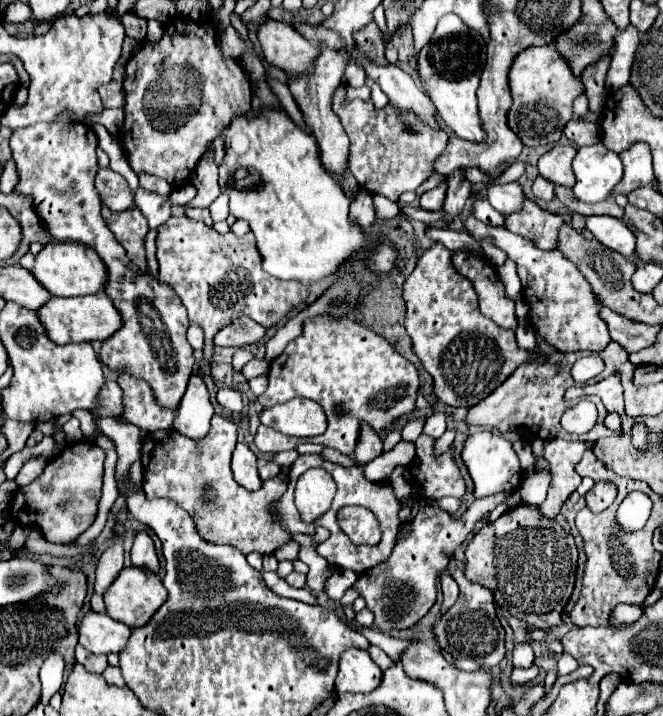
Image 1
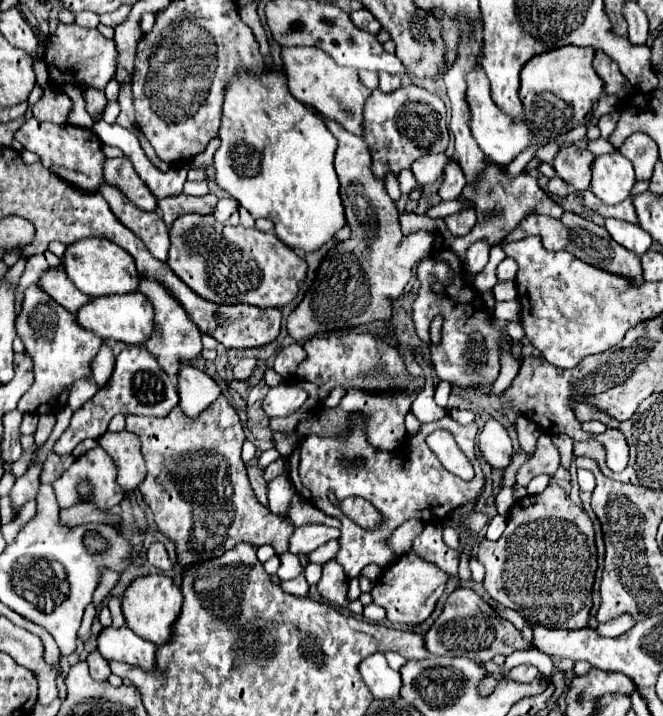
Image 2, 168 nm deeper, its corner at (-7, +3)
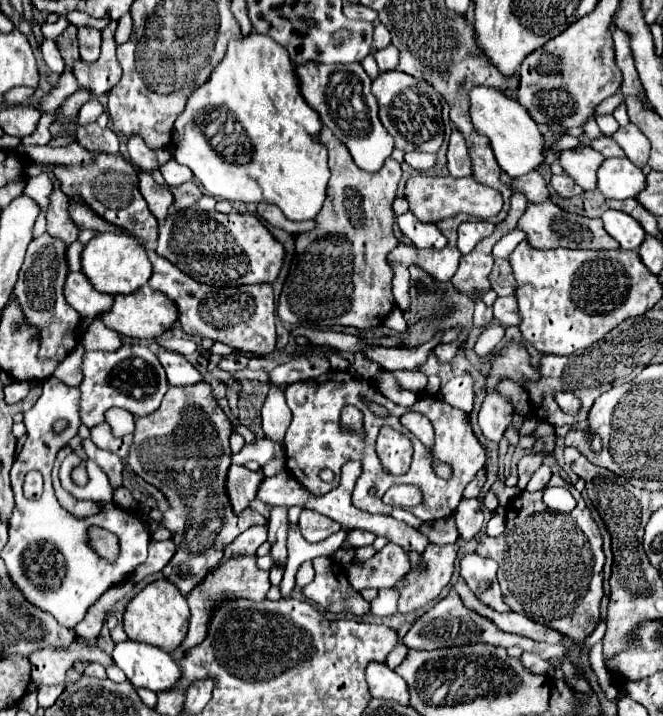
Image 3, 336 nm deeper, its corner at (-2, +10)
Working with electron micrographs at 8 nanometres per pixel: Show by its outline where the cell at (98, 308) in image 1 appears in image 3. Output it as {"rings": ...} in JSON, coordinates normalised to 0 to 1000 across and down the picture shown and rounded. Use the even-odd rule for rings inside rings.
{"rings":[[[216,399],[216,405],[207,405],[204,411],[179,411],[173,413],[173,422],[161,439],[152,441],[155,453],[167,461],[173,461],[183,469],[195,472],[234,472],[252,458],[258,458],[267,447],[267,427],[249,416],[249,411],[228,405],[225,399]]]}

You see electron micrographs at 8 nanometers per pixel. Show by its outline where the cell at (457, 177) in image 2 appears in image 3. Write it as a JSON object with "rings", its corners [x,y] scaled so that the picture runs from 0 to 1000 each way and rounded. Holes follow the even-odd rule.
{"rings":[[[686,182],[677,193],[677,207],[674,207],[674,237],[677,246],[683,249],[698,249],[710,246],[710,226],[707,226],[707,212],[701,204],[698,190]]]}

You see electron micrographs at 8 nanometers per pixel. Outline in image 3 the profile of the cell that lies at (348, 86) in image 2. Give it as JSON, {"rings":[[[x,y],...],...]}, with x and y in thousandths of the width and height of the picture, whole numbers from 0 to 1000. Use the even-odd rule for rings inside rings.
{"rings":[[[463,87],[445,92],[454,134],[478,154],[484,170],[526,207],[535,229],[551,240],[572,240],[593,212],[593,193],[569,165],[569,142],[560,131],[560,109],[544,89],[478,89]]]}

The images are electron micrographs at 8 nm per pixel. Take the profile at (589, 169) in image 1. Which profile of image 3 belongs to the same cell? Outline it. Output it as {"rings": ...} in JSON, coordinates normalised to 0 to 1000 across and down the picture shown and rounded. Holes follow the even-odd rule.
{"rings":[[[943,218],[913,221],[900,237],[900,263],[913,277],[955,277],[973,263],[973,243]]]}

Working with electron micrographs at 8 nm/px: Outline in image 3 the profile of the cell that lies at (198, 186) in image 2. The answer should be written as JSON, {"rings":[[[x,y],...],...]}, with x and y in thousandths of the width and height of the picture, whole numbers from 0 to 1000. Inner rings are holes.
{"rings":[[[264,223],[252,226],[252,229],[243,235],[243,243],[246,243],[246,249],[249,249],[252,260],[273,260],[273,257],[279,257],[279,254],[291,251],[288,237],[282,237],[279,232],[267,229]]]}

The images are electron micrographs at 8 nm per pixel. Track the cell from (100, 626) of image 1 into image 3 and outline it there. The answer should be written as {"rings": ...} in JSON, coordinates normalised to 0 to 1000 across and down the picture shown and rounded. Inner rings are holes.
{"rings":[[[195,891],[173,899],[167,919],[201,958],[219,958],[231,966],[261,961],[273,944],[258,913]]]}

